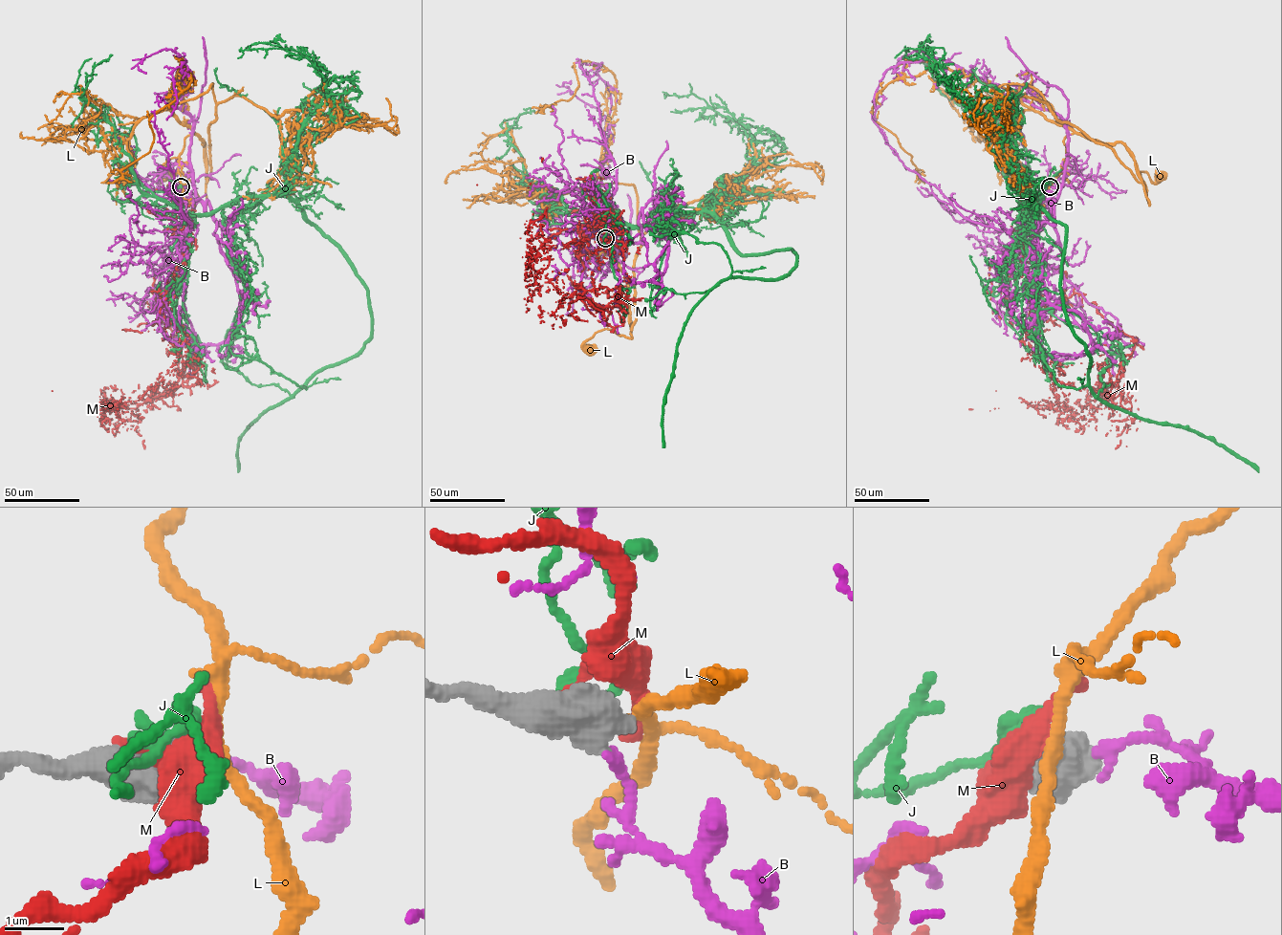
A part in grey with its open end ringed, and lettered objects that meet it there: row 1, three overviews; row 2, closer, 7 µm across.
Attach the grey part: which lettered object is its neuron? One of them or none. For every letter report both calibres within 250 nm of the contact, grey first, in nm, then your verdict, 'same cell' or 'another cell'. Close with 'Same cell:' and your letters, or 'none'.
B: calibres 750 and 170 nm; another cell
J: calibres 900 and 140 nm; another cell
L: calibres 700 and 180 nm; another cell
M: calibres 900 and 220 nm; another cell
Same cell: none

